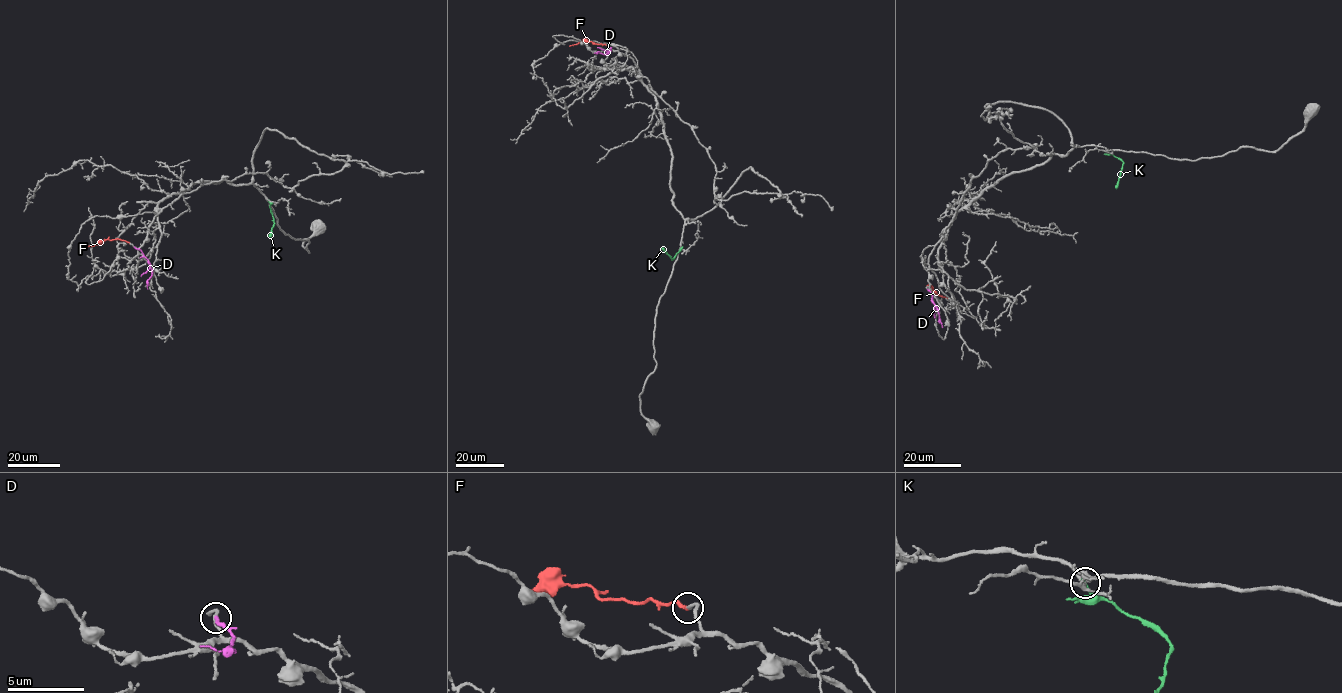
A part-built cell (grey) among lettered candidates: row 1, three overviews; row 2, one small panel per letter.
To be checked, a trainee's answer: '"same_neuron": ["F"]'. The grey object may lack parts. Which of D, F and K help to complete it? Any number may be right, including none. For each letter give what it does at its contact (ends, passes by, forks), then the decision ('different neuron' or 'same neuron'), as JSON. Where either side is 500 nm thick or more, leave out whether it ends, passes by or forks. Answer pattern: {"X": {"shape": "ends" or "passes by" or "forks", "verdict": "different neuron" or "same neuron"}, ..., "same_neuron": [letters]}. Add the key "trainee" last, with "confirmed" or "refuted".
{"D": {"shape": "ends", "verdict": "different neuron"}, "F": {"shape": "ends", "verdict": "same neuron"}, "K": {"shape": "ends", "verdict": "different neuron"}, "same_neuron": ["F"], "trainee": "confirmed"}

